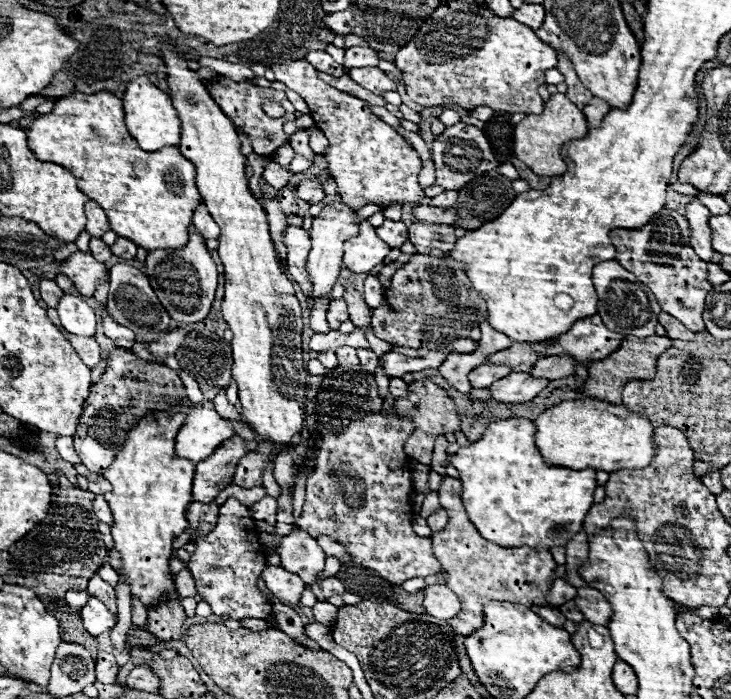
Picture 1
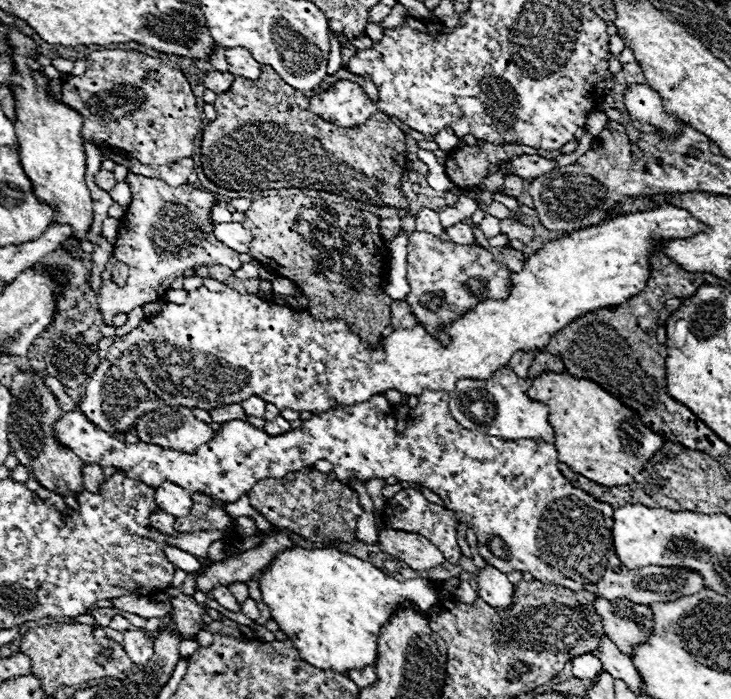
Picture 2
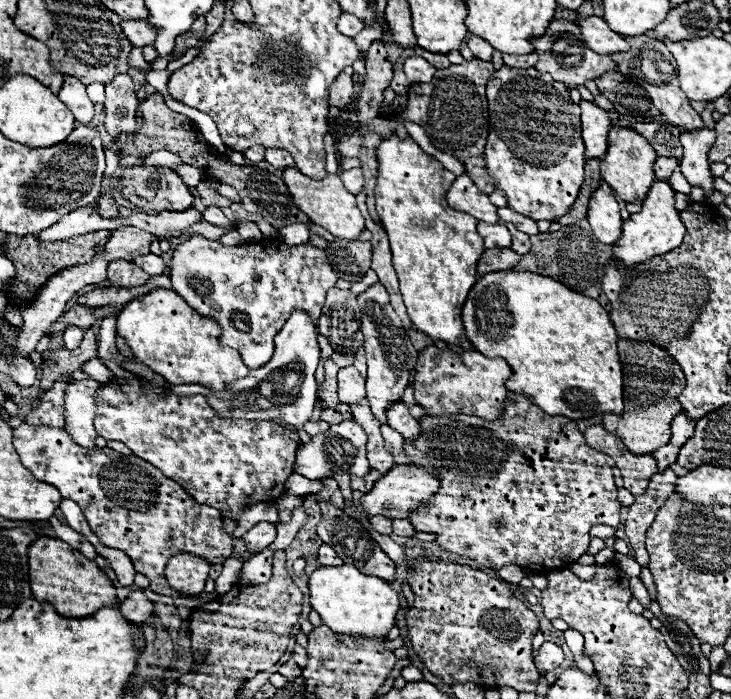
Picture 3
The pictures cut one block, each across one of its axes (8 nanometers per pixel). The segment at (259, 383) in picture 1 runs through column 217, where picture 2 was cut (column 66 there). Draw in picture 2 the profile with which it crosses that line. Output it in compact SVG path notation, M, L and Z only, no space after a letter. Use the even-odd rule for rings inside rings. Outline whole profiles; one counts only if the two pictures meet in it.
M8 28L8 46L12 48L12 98L16 106L16 134L18 134L18 154L26 176L32 180L36 196L54 208L54 222L70 224L74 228L76 240L84 240L92 224L92 198L84 180L86 172L86 152L80 134L82 120L76 110L64 106L48 92L48 78L42 74L38 62L36 42L16 28Z

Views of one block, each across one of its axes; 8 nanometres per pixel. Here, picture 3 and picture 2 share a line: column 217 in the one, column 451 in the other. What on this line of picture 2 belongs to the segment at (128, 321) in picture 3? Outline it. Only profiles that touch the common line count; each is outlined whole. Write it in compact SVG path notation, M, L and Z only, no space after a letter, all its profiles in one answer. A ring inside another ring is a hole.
M664 202L646 212L622 214L550 240L526 258L520 272L510 274L512 290L506 300L484 300L464 314L464 318L440 328L440 332L450 336L448 346L428 334L422 324L416 324L414 328L400 328L390 336L380 336L376 348L370 348L368 342L354 334L340 318L316 320L308 310L278 306L256 294L240 294L228 286L222 292L210 292L202 286L190 292L186 304L168 302L162 312L146 316L138 328L116 338L104 360L114 366L98 366L94 370L78 408L90 422L96 422L100 430L118 436L122 432L132 432L140 416L158 410L160 406L188 406L210 412L228 404L242 404L250 396L260 396L280 410L290 408L316 414L336 406L366 402L374 394L384 394L386 390L398 390L408 396L420 396L424 390L450 392L460 378L492 378L496 370L508 366L516 350L538 352L548 346L552 334L564 330L568 322L574 322L592 310L620 306L620 302L640 294L650 278L650 256L660 250L660 244L666 240L690 238L704 230L706 226L688 214L688 210Z

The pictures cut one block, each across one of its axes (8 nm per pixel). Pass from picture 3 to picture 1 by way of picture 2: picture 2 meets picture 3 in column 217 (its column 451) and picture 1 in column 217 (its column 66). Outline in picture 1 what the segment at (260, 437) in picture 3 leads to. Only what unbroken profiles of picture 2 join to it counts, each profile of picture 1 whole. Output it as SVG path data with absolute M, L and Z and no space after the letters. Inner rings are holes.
M194 408L176 436L176 454L194 464L234 436L228 422L212 408Z

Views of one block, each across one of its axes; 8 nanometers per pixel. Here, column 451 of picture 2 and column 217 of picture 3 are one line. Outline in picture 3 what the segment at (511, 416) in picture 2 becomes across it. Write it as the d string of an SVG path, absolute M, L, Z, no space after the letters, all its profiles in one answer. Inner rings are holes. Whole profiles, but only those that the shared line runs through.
M294 310L292 316L286 320L284 328L276 334L278 344L274 356L262 368L250 370L246 378L240 382L232 382L232 386L220 394L212 392L200 384L180 384L172 390L180 396L190 394L204 394L212 402L212 408L218 414L232 416L232 418L248 418L248 420L274 420L280 418L286 424L296 426L296 434L300 442L310 442L312 436L304 432L304 424L310 420L314 406L316 406L316 380L314 372L320 364L320 346L318 346L318 330L312 318L304 310ZM244 392L244 394L242 394Z

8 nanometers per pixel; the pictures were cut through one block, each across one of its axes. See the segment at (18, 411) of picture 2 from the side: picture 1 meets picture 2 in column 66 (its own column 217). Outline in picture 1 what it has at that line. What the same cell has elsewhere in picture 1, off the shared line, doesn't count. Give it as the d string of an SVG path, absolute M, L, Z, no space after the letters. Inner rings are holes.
M234 436L232 440L224 442L214 454L204 458L204 462L196 466L192 500L208 504L214 500L214 496L218 496L220 490L232 484L234 466L242 454L246 454L246 446L238 436Z

